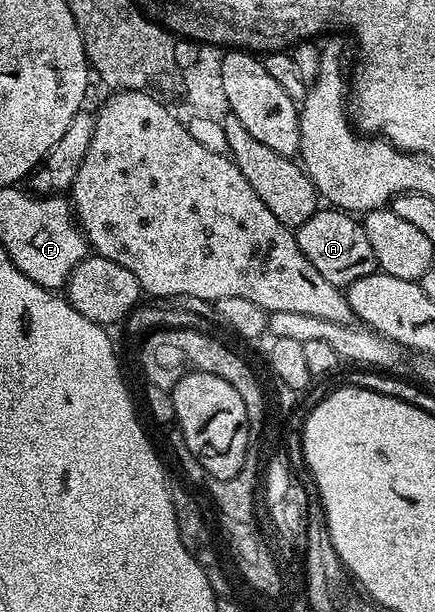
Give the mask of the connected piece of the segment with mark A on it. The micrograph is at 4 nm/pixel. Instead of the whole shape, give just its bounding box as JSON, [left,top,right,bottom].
[294,208,377,288]

